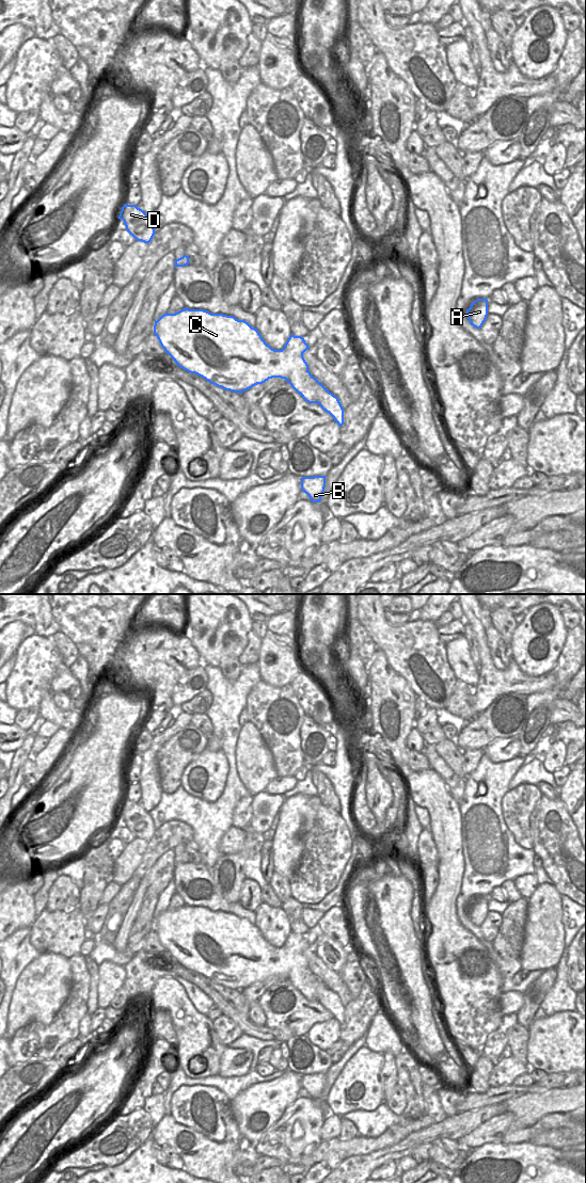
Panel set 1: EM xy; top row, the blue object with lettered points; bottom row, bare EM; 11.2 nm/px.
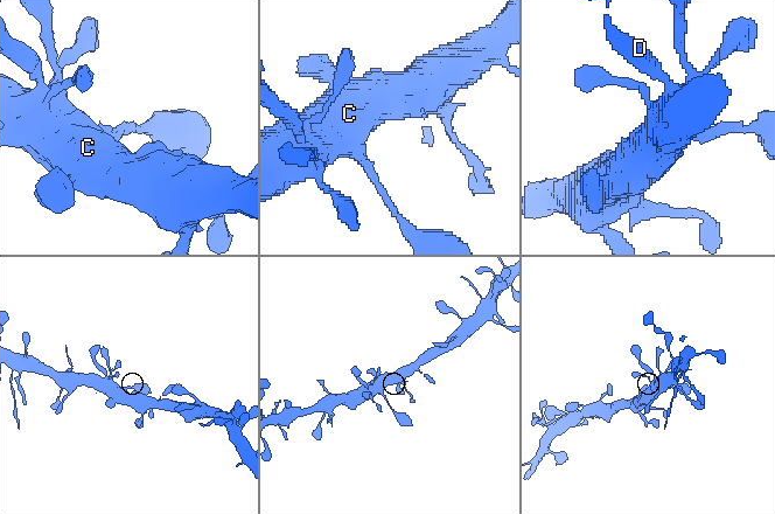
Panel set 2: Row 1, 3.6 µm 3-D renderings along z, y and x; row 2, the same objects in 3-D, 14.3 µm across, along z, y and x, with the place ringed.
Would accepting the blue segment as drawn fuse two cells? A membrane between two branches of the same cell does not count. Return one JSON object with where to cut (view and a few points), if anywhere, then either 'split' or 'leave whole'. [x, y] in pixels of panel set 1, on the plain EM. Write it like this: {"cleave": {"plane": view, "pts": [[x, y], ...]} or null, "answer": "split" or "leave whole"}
{"cleave": null, "answer": "leave whole"}

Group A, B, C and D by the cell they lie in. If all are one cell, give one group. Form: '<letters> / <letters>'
A B C D

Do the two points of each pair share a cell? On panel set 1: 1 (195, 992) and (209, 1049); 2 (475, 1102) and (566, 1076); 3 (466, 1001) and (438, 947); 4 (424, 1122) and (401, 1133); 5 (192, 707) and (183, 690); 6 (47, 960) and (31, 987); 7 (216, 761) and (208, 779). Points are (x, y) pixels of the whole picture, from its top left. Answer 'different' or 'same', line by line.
1: different
2: same
3: same
4: same
5: different
6: same
7: same

